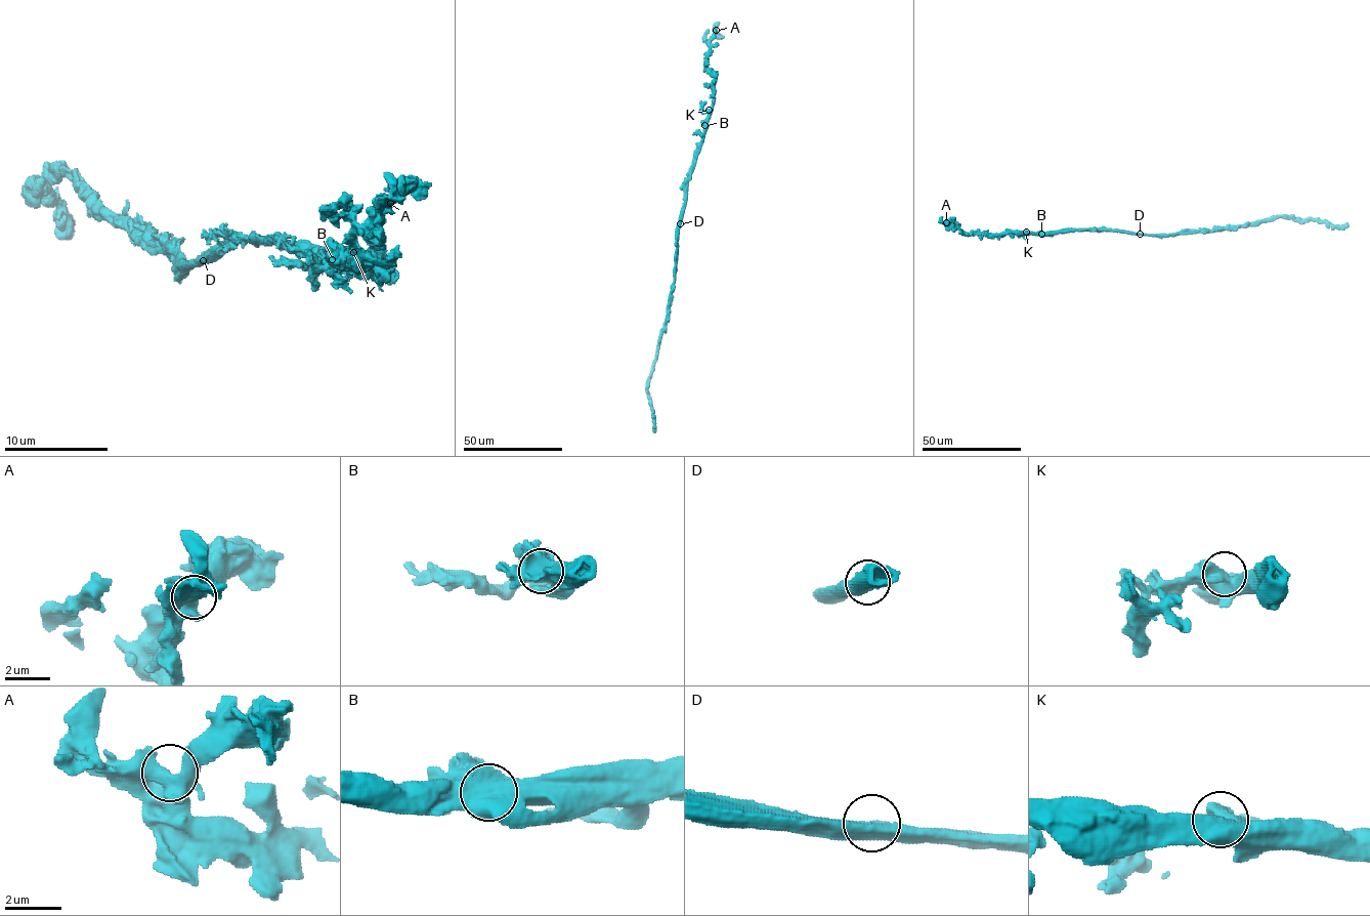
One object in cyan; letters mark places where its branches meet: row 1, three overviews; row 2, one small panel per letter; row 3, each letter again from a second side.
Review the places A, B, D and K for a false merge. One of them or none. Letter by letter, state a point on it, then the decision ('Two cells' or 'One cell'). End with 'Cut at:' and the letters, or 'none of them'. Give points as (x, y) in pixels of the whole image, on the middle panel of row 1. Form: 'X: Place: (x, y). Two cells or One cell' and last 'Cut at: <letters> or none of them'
A: Place: (716, 30). One cell
B: Place: (704, 125). One cell
D: Place: (680, 223). One cell
K: Place: (709, 110). One cell
Cut at: none of them

